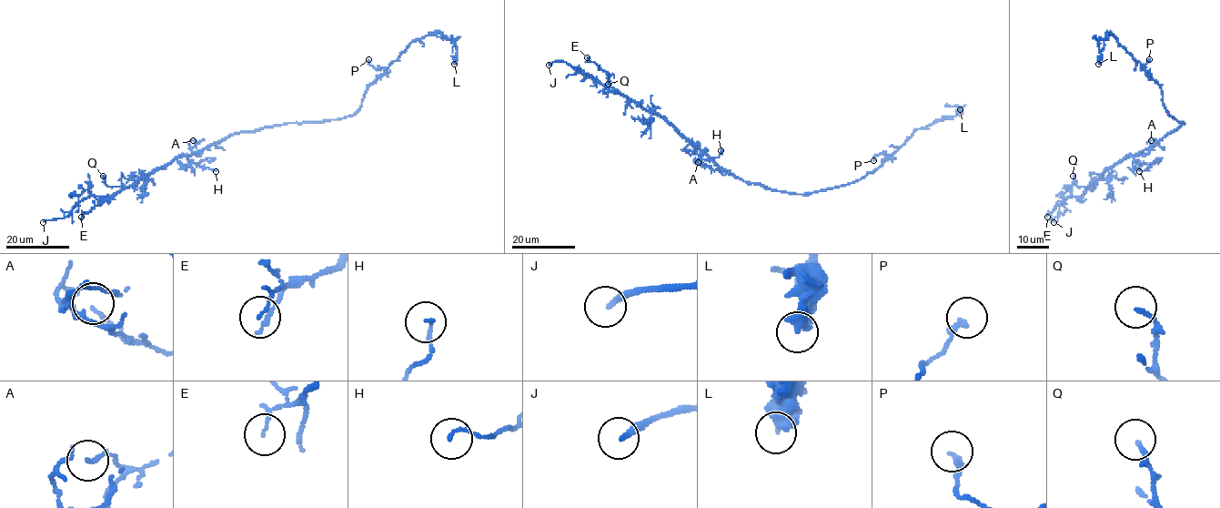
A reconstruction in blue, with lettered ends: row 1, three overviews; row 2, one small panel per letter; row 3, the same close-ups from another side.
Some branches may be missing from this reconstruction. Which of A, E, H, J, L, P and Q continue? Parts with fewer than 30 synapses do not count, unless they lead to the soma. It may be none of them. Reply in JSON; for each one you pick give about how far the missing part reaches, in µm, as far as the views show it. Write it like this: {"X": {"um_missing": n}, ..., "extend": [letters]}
{"J": {"um_missing": 30}, "extend": ["J"]}

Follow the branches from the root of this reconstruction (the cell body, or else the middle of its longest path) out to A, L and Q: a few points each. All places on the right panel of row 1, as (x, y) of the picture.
A: (1176, 128), (1142, 154), (1146, 154), (1154, 146), (1155, 141), (1151, 140)
L: (1176, 128), (1183, 123), (1164, 107), (1161, 87), (1108, 33), (1098, 64)
Q: (1176, 128), (1140, 153), (1128, 154), (1088, 187), (1079, 187), (1073, 176)

